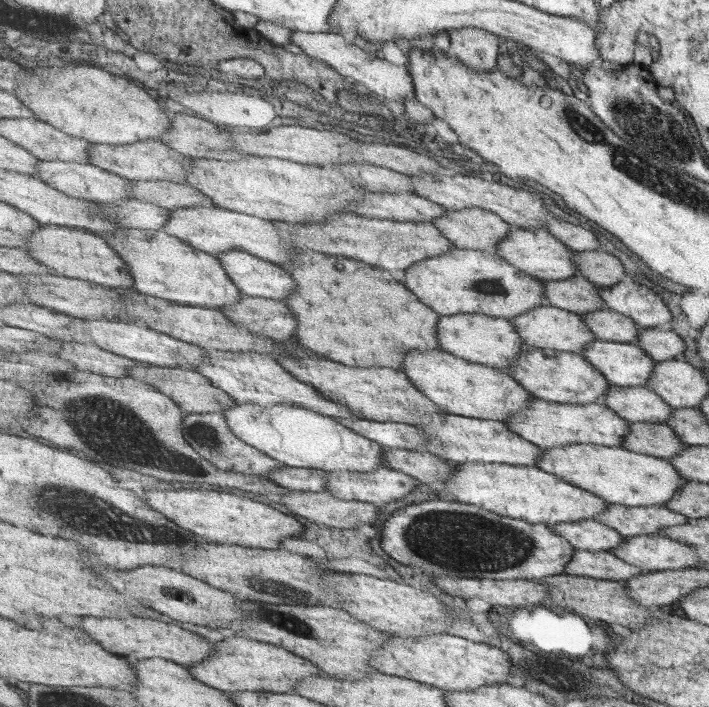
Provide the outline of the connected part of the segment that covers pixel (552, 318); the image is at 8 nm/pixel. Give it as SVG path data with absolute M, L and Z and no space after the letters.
M549 304L520 314L511 319L511 322L518 328L527 347L583 353L586 346L597 339L596 334L588 327L582 315Z

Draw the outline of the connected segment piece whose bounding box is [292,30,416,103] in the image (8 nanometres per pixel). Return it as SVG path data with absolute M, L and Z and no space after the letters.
M293 31L293 45L300 47L304 53L326 62L332 66L339 74L348 80L354 81L365 91L375 93L379 98L405 102L405 98L410 98L416 94L414 78L411 76L408 63L402 66L391 64L385 59L376 58L361 50L359 46L347 42L343 36L337 34L311 34L311 32Z

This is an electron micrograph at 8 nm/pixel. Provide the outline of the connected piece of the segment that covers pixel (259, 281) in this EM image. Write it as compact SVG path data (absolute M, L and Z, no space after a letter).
M230 250L217 257L245 295L283 301L298 287L295 277L287 269L254 254Z

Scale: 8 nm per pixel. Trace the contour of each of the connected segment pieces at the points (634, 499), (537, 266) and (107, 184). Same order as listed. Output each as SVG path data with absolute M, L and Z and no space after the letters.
M571 444L543 450L543 457L536 464L546 473L588 490L613 504L627 506L663 507L686 484L686 478L669 459L655 458L647 454L595 444Z
M514 229L500 242L493 252L499 253L507 262L517 266L523 272L529 273L543 281L571 278L579 274L573 249L570 249L559 238L554 237L547 229L538 230Z
M45 160L38 162L36 168L38 172L36 172L35 176L39 177L48 185L55 187L55 190L67 194L67 196L100 203L133 198L130 196L132 181L101 168L96 162L85 164L61 160Z

